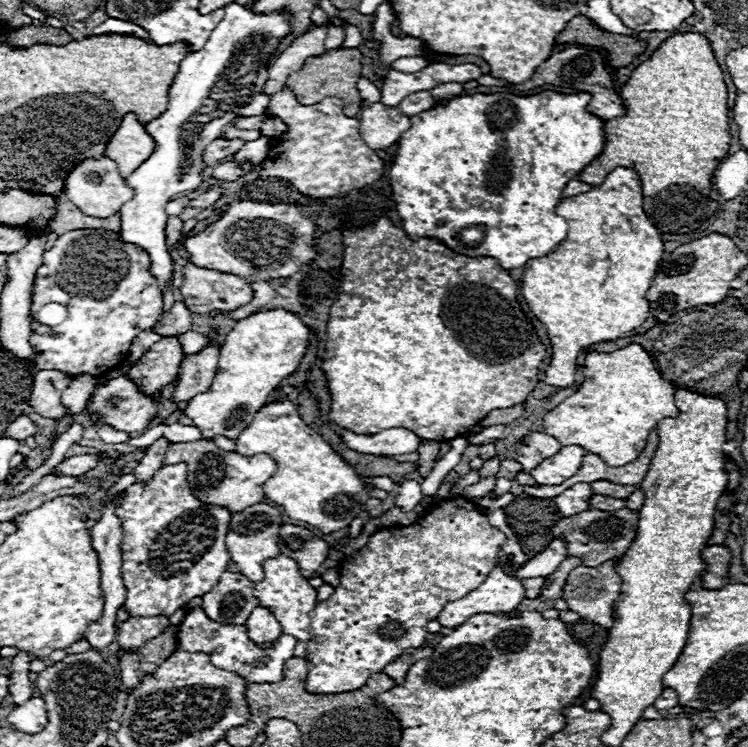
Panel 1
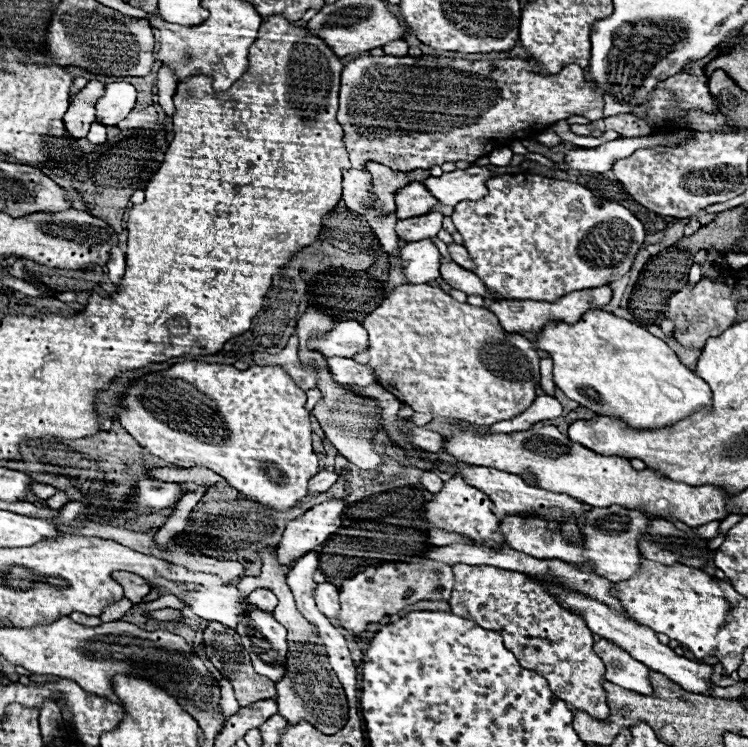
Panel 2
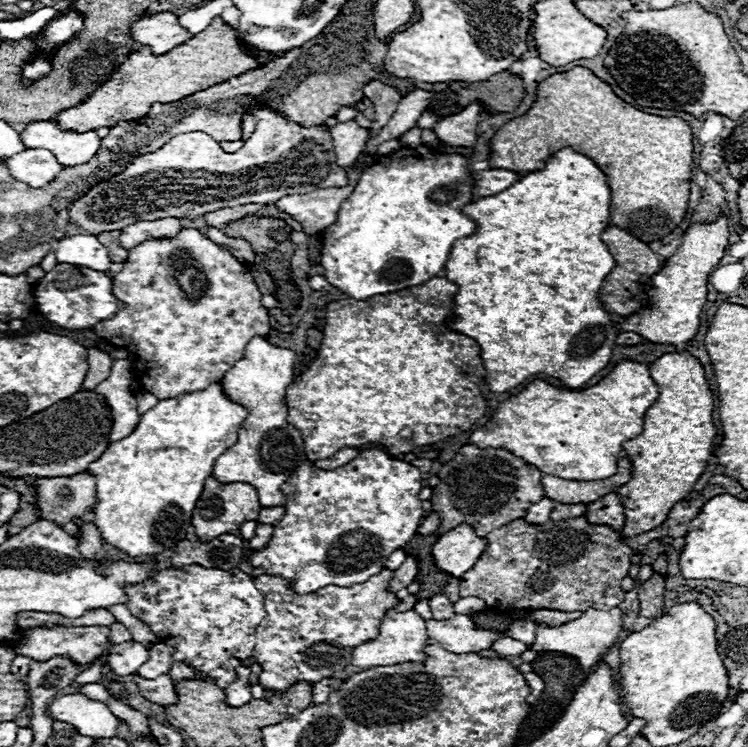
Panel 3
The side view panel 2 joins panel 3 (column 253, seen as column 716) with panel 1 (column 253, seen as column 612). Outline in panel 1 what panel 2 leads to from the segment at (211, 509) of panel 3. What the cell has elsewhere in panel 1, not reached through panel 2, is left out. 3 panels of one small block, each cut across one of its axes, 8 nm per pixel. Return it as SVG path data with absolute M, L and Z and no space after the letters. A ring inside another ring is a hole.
M196 440L196 442L176 442L168 446L164 456L164 464L178 464L186 462L188 466L188 486L204 504L224 506L232 514L242 512L248 506L260 504L264 500L262 486L274 474L276 464L266 454L256 456L242 456L238 452L224 452L214 442Z

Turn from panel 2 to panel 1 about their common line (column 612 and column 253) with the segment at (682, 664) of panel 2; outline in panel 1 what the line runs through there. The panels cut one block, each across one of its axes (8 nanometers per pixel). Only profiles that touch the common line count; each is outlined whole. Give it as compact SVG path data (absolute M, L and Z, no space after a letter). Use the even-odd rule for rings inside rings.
M256 606L254 612L250 614L250 618L246 620L246 630L248 630L248 638L254 644L274 642L282 634L280 632L280 624L272 616L272 612L268 612L266 608L260 608L260 606Z

